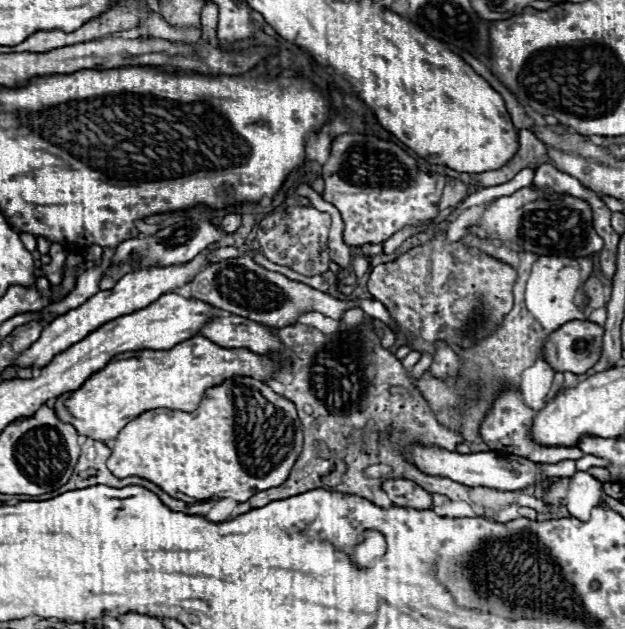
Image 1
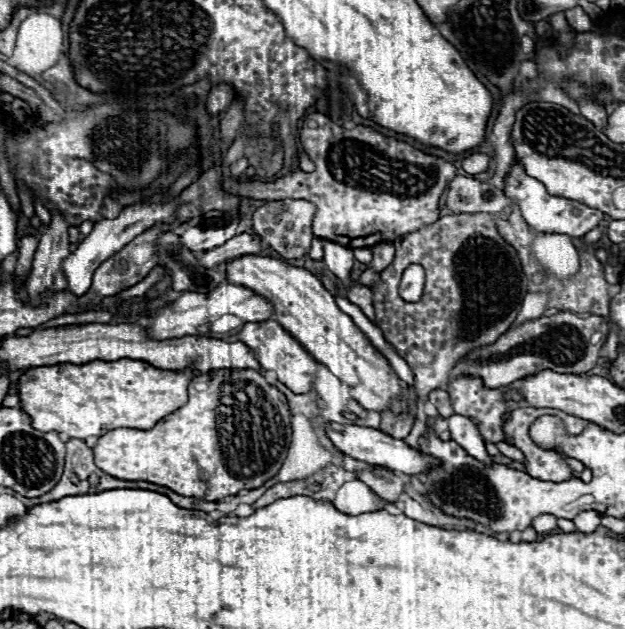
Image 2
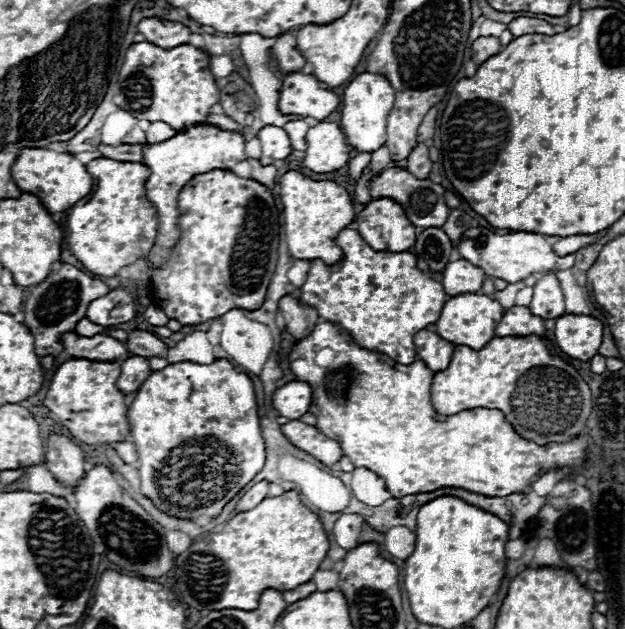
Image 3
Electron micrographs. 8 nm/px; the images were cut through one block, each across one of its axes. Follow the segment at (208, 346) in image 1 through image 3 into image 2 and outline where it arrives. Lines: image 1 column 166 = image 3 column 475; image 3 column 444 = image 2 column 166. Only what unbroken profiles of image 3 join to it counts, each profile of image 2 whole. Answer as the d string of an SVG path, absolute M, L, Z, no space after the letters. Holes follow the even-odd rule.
M122 358L114 362L92 360L86 364L54 364L30 368L18 380L18 396L22 410L32 418L32 426L42 432L64 432L70 438L86 440L88 436L102 436L114 428L138 428L150 430L166 414L172 414L186 404L188 384L194 378L194 370L158 370L148 362L134 362L132 358Z

